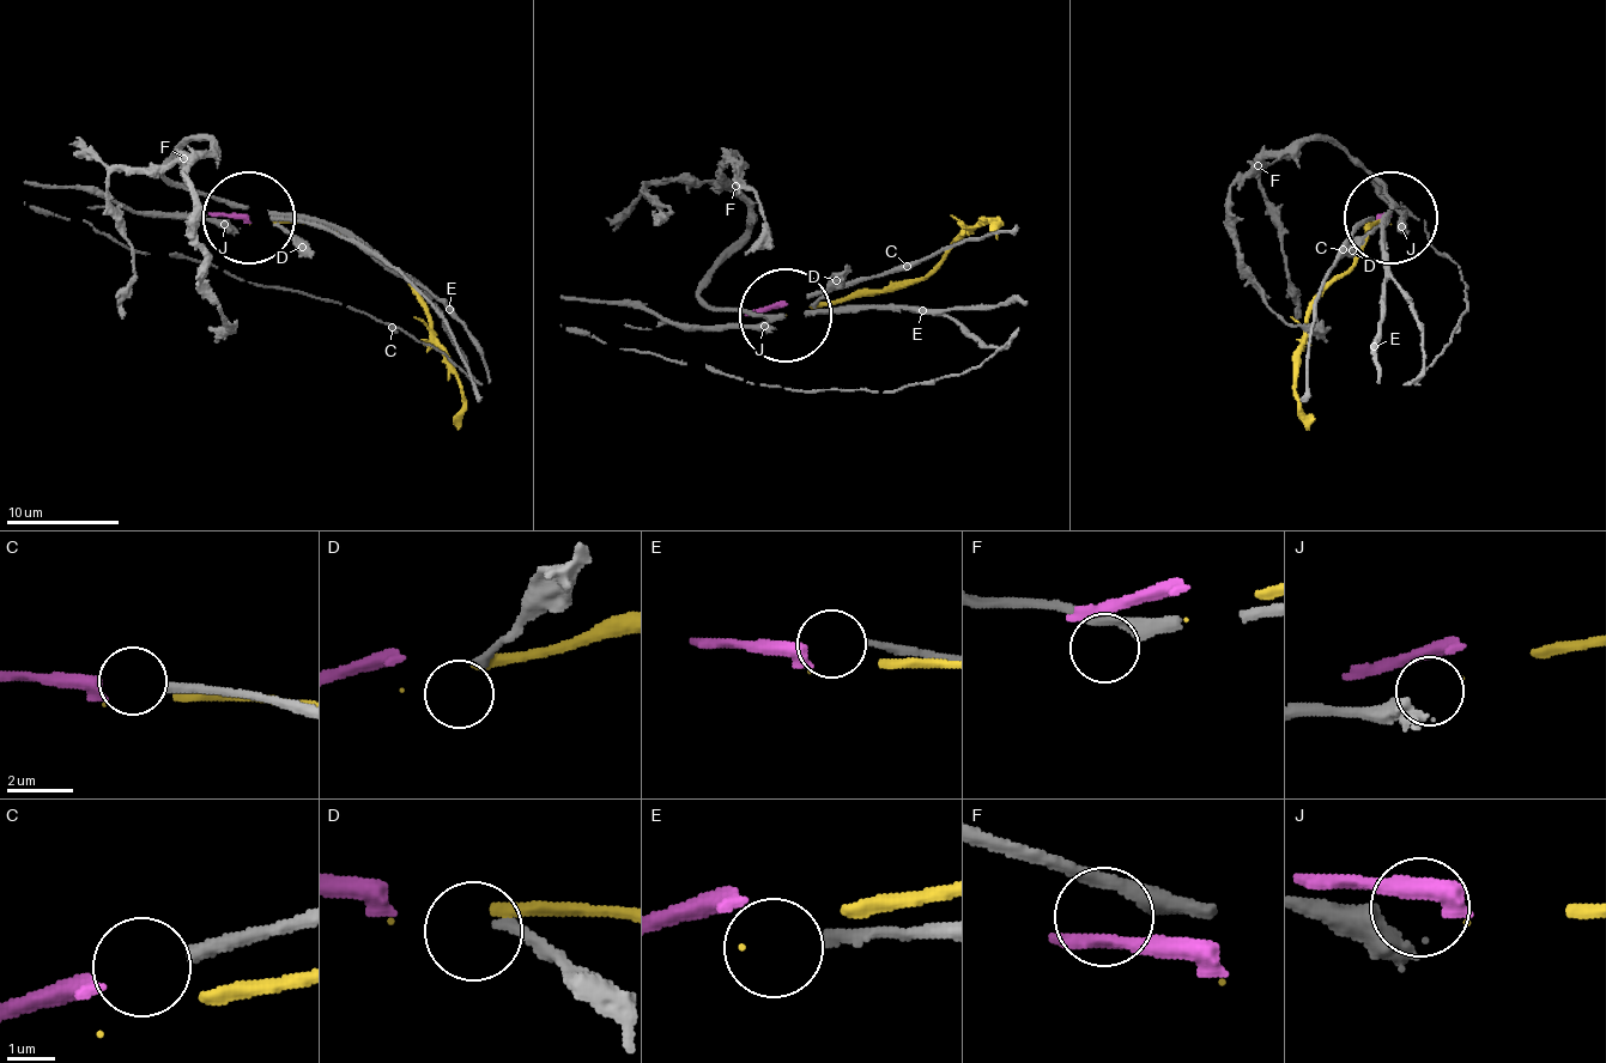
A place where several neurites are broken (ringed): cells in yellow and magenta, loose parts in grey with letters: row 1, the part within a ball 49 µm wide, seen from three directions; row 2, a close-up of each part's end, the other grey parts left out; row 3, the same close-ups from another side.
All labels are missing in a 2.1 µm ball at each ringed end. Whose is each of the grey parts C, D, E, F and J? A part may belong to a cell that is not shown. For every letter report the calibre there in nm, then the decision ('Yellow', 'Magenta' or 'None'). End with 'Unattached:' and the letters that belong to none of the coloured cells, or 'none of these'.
C: Thickness 320 nm. Magenta
D: Thickness 220 nm. None
E: Thickness 240 nm. None
F: Thickness 380 nm. None
J: Thickness 500 nm. Yellow
Unattached: D, E, F

